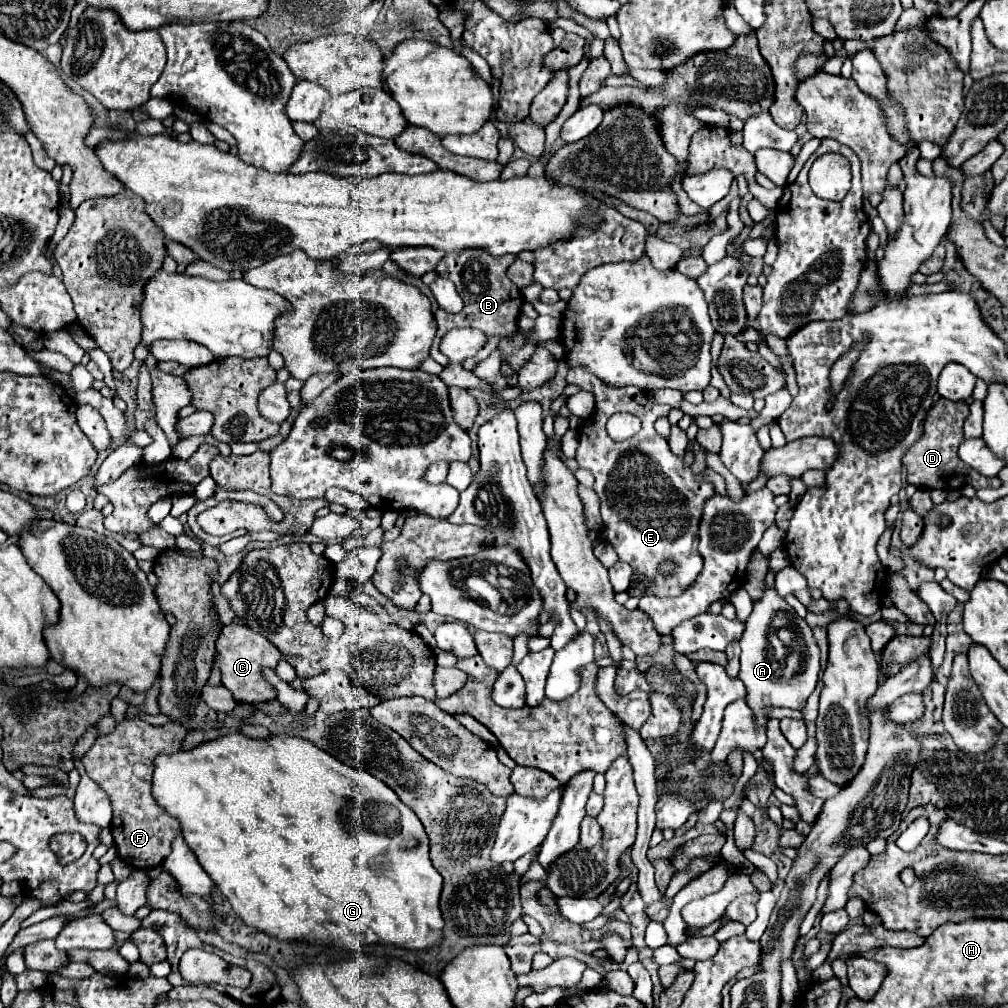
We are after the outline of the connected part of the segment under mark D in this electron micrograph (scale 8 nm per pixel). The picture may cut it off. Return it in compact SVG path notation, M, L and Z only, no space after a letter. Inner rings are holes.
M937 400L937 404L927 412L925 418L925 432L923 436L905 452L903 464L907 468L907 482L927 490L959 490L963 486L979 488L999 488L999 478L983 478L979 472L965 466L959 456L957 448L965 440L963 438L963 422L969 416L969 406L965 402L951 402L951 400Z

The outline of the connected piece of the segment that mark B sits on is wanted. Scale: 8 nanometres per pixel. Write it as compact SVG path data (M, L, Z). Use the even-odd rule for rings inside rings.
M463 250L463 252L445 254L445 258L435 266L435 272L443 278L449 278L455 284L459 296L463 298L463 310L461 312L457 312L457 314L449 314L449 312L443 312L443 310L435 312L437 334L435 334L435 340L433 340L431 350L429 350L429 354L435 362L439 362L441 366L447 366L449 360L439 352L439 342L443 338L443 334L447 334L453 328L463 328L463 326L479 328L489 338L487 346L479 352L477 358L465 360L465 368L471 370L471 372L477 368L477 364L481 360L491 356L491 352L499 350L499 342L503 338L513 338L513 336L519 334L517 318L521 314L521 306L523 306L525 300L523 300L523 294L519 294L519 288L505 276L505 270L513 260L515 260L513 256L495 258L495 256L489 256L483 250Z

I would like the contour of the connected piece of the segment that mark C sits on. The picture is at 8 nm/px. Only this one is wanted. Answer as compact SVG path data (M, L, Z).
M239 624L223 626L221 636L217 638L217 644L215 644L215 656L217 656L215 662L221 670L221 684L231 690L237 702L259 704L259 702L273 700L277 696L275 688L263 678L263 668L275 668L281 658L281 652L261 634Z

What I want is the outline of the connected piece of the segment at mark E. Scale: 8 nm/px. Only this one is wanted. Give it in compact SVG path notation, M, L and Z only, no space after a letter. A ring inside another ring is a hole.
M585 368L569 370L565 380L595 396L595 412L579 424L579 446L575 460L595 478L593 490L601 500L603 516L601 538L615 548L619 560L629 562L633 570L645 574L640 583L627 590L627 594L639 599L648 595L671 598L683 594L703 568L703 558L697 550L697 530L703 504L711 494L715 494L713 484L697 480L697 474L701 474L707 466L703 448L695 444L695 464L685 468L683 460L669 450L667 440L661 438L653 426L657 418L671 412L671 406L655 404L636 386L607 386ZM619 406L623 406L621 410L633 412L641 420L639 434L625 442L613 442L605 430L607 418L611 412L617 412ZM665 558L677 564L675 574L663 576L660 573L659 564Z

